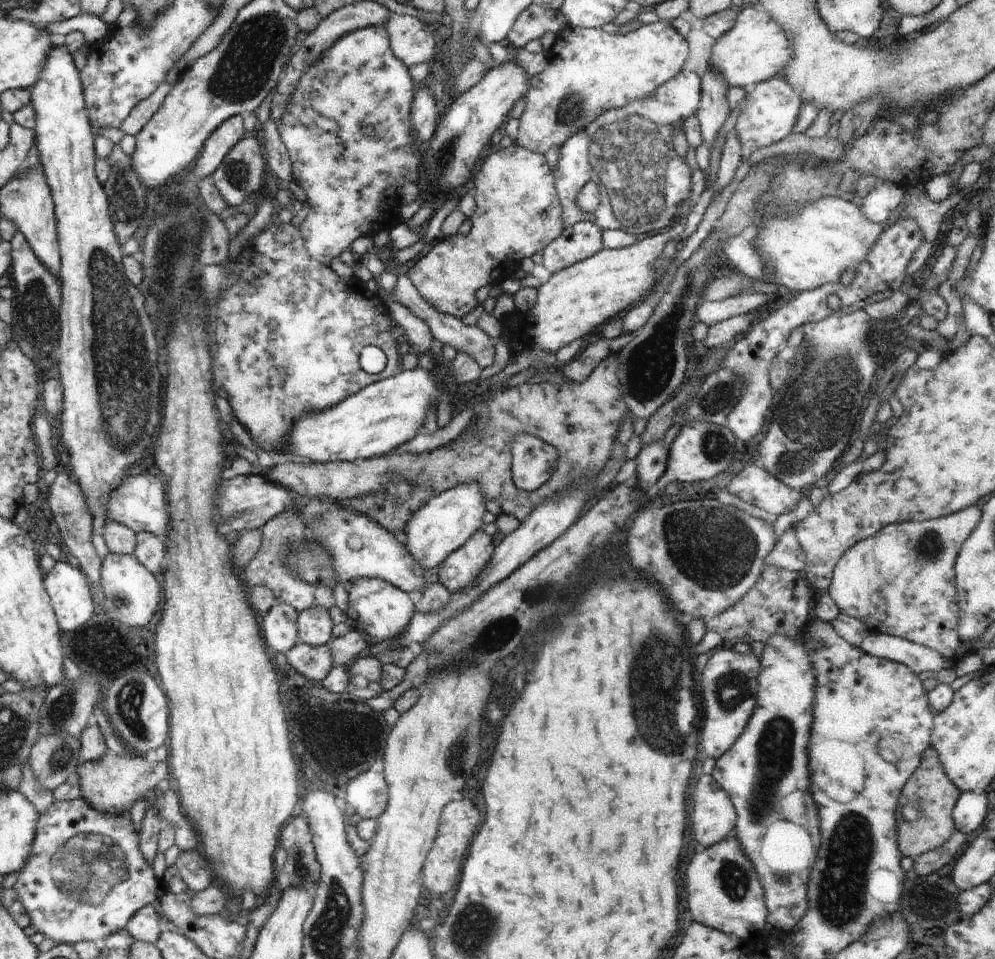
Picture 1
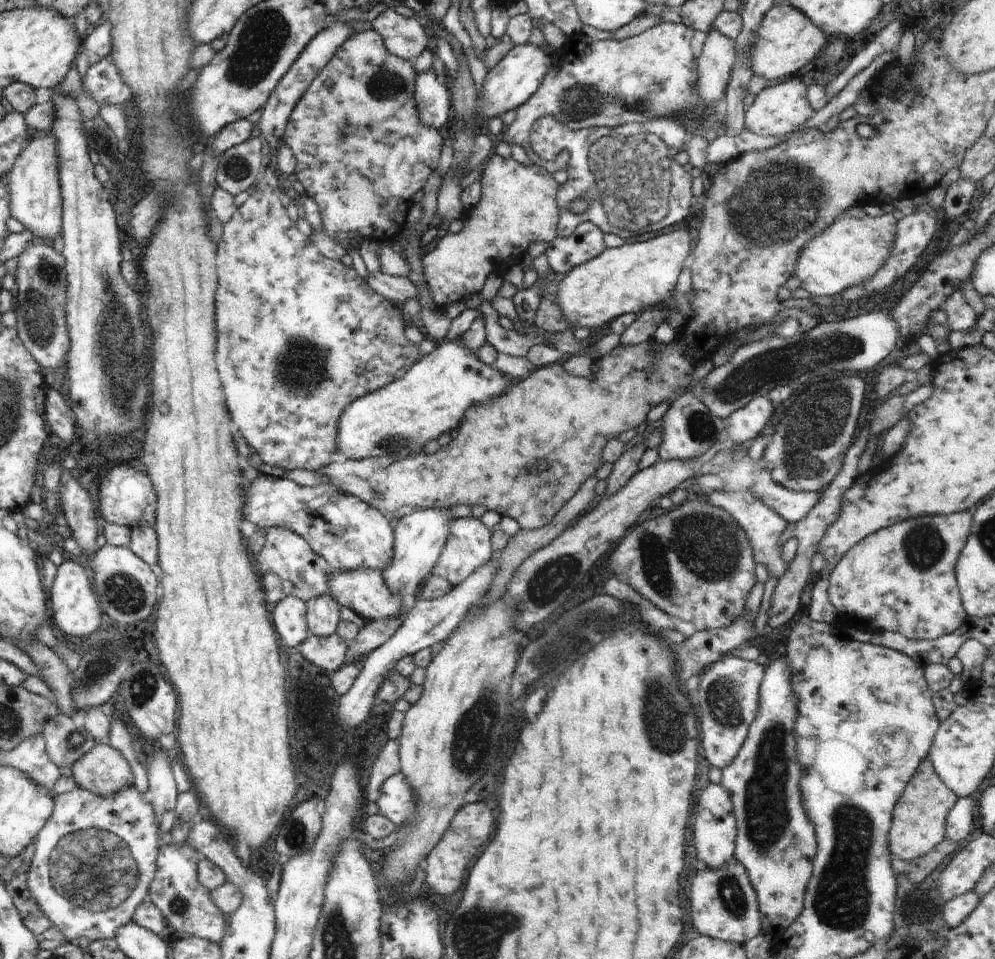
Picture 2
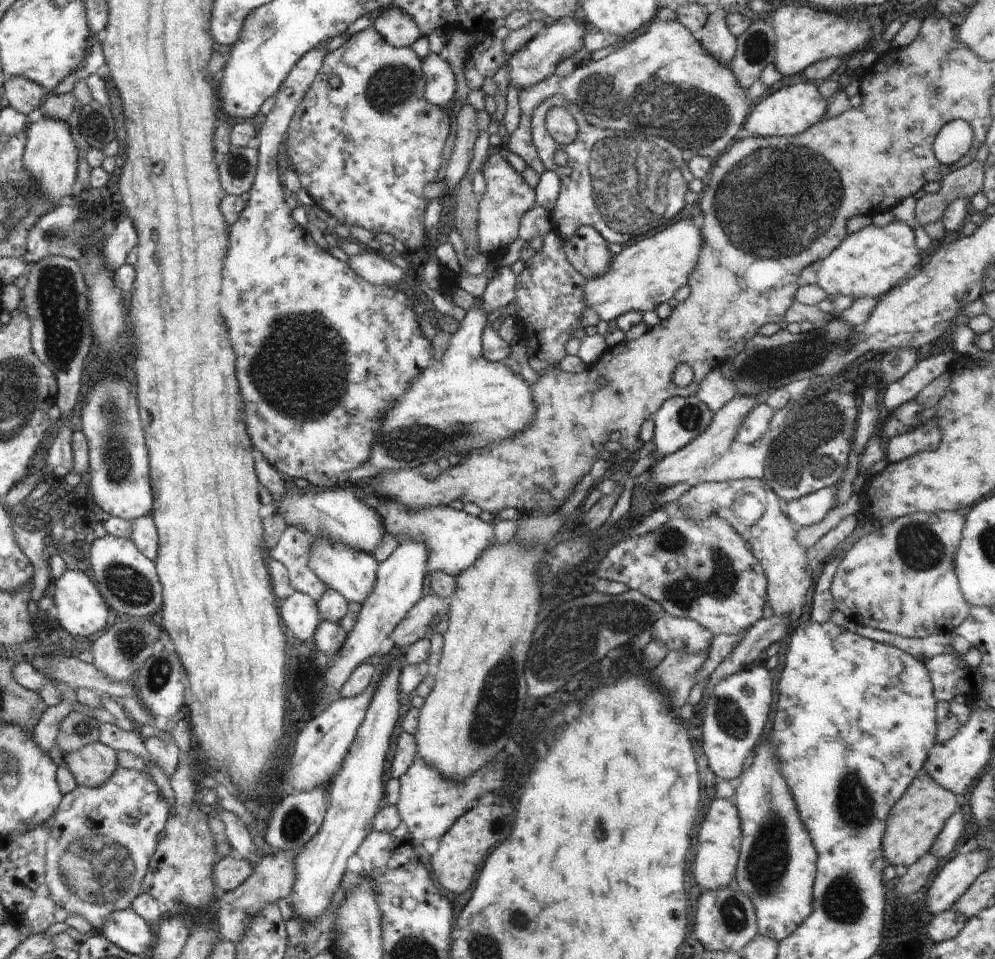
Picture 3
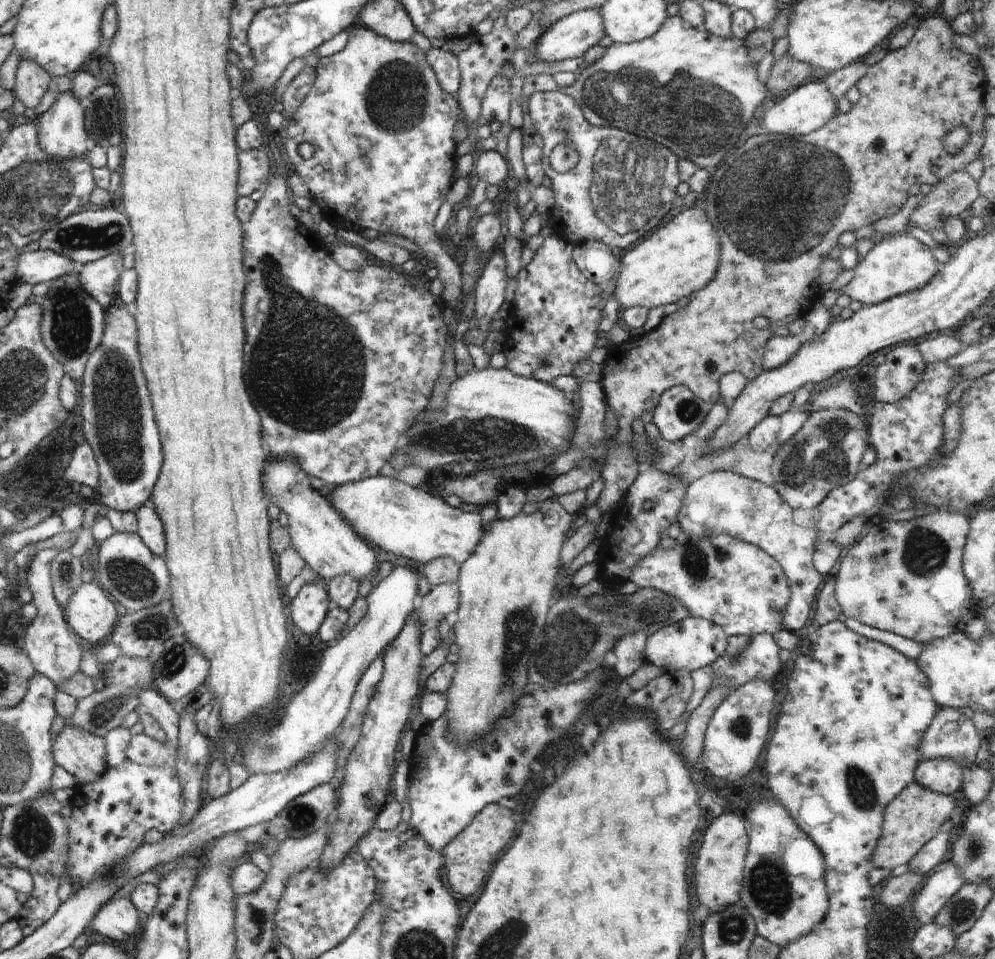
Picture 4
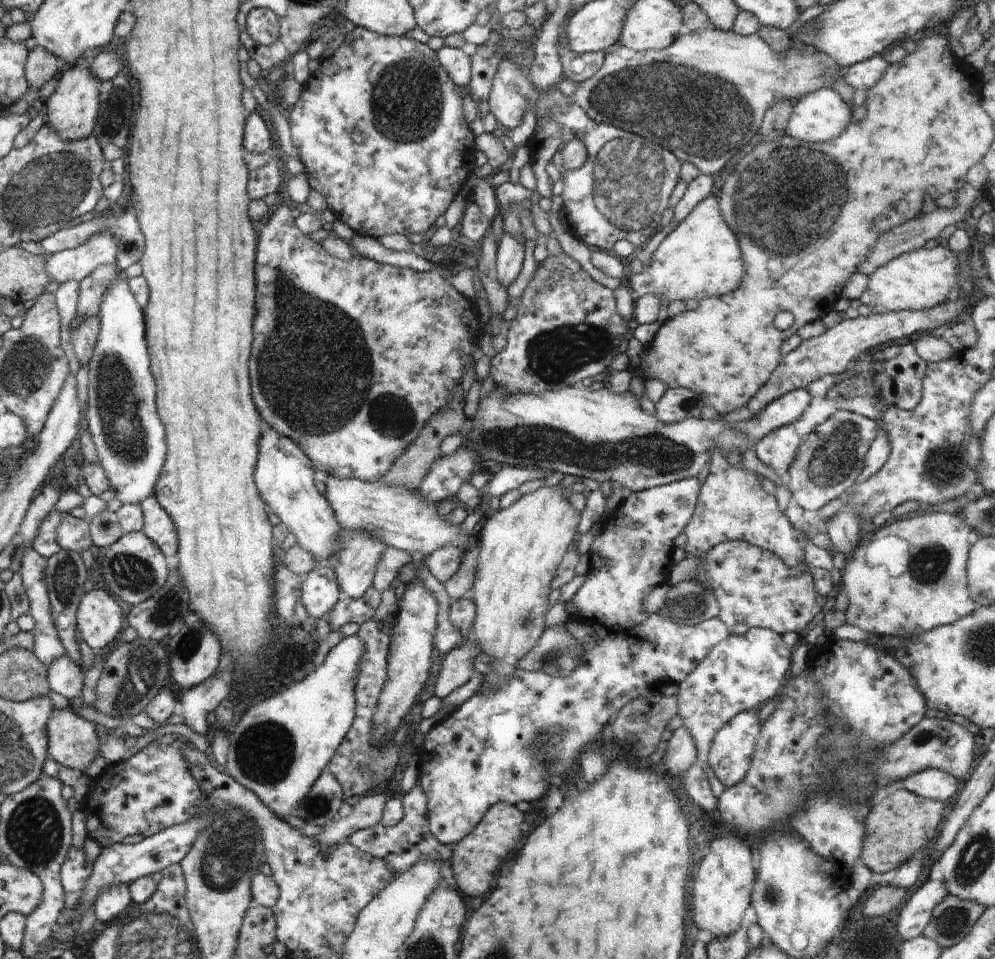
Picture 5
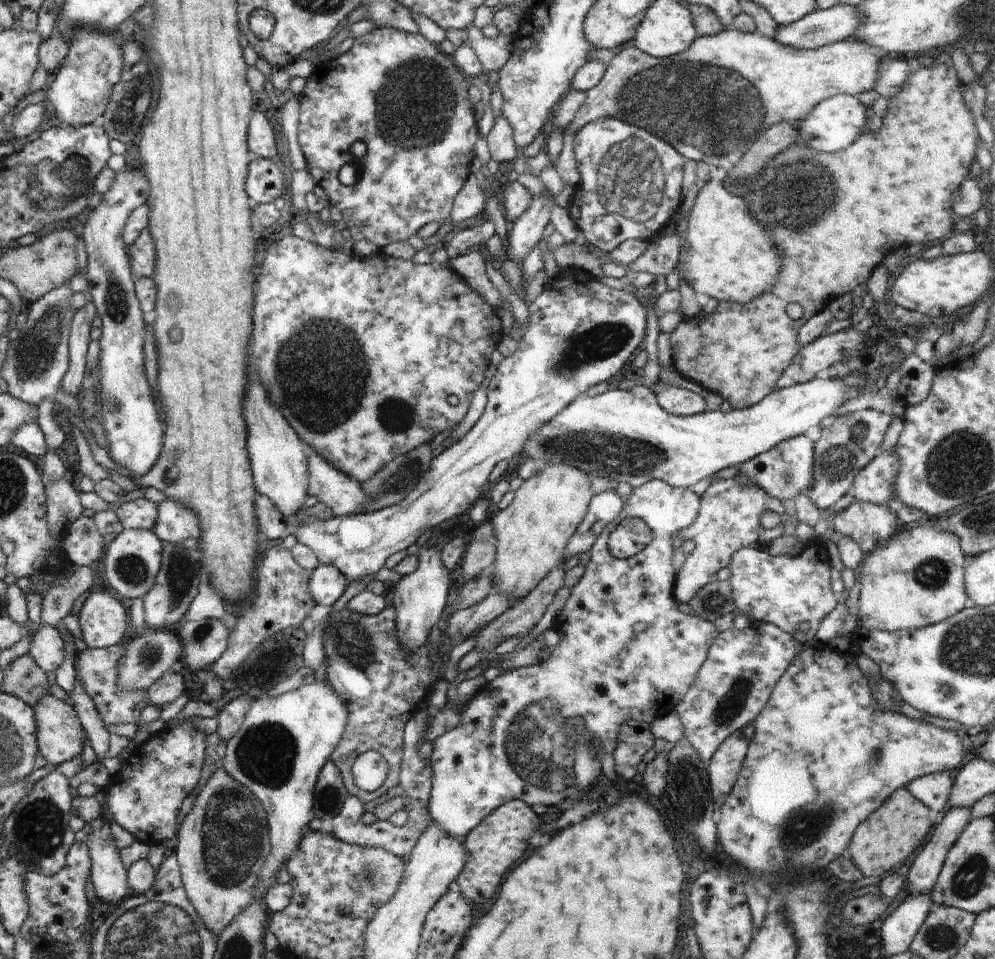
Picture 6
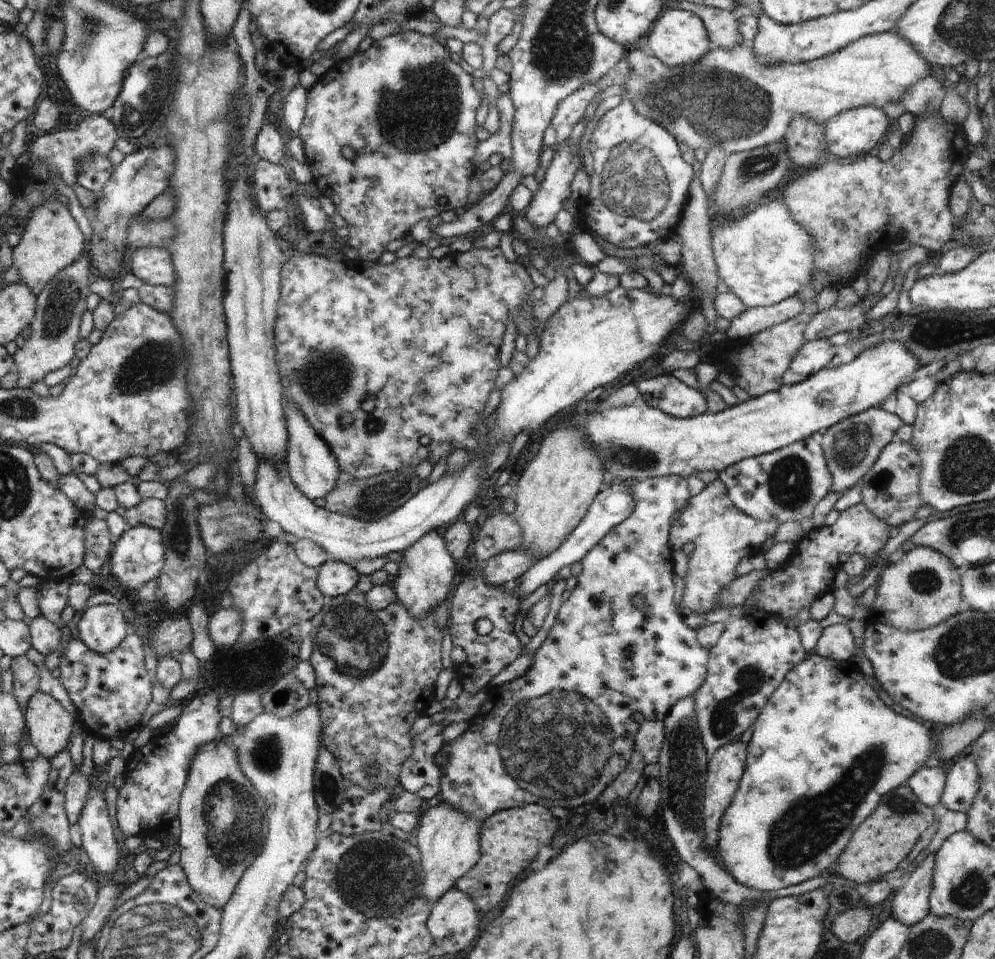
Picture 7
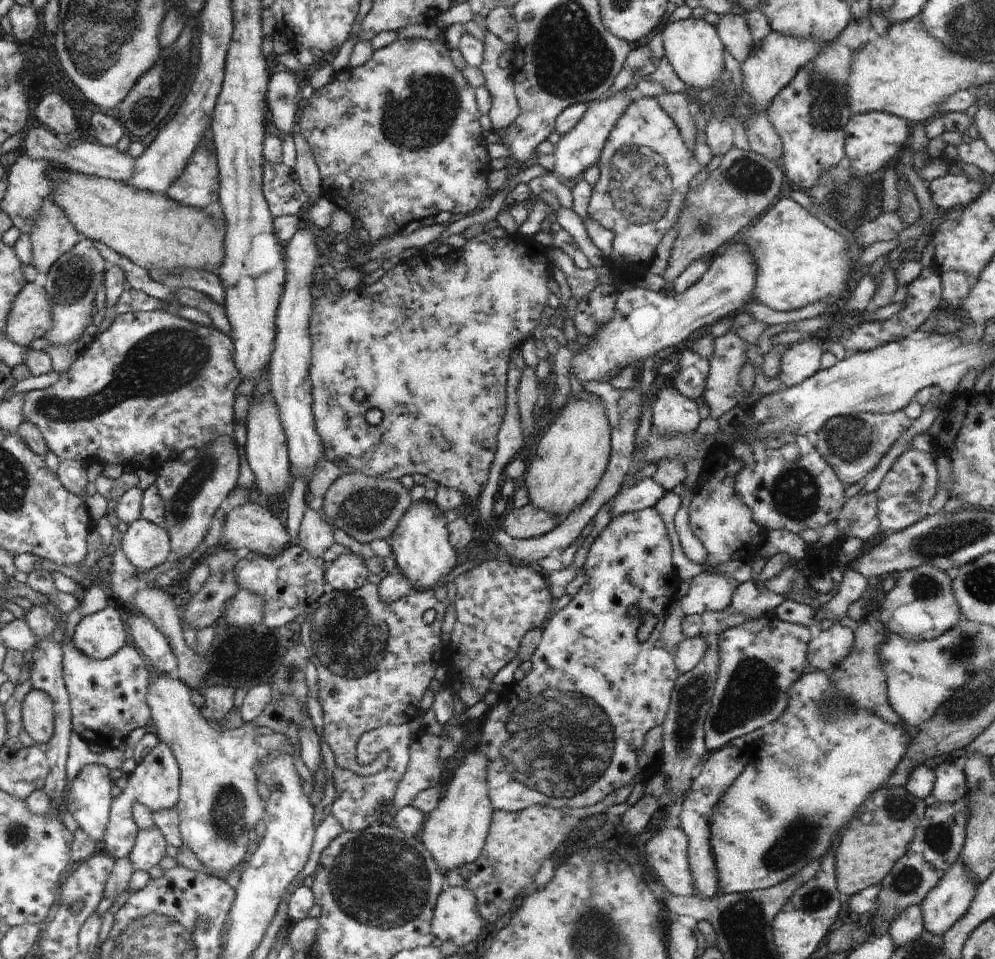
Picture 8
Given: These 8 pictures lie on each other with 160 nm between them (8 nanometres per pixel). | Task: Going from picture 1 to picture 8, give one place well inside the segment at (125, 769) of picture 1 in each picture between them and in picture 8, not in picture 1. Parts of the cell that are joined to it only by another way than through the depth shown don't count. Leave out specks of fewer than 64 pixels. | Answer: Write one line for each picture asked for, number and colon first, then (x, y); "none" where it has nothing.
2: (103, 770)
3: (92, 764)
4: (83, 754)
5: (72, 741)
6: (59, 733)
7: (49, 725)
8: (38, 717)

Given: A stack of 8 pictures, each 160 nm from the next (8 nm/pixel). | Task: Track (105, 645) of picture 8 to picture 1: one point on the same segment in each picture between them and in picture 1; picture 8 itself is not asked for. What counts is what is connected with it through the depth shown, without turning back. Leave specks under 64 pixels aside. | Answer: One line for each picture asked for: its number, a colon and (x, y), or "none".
1: (70, 592)
2: (75, 609)
3: (81, 610)
4: (91, 613)
5: (100, 619)
6: (103, 622)
7: (102, 628)

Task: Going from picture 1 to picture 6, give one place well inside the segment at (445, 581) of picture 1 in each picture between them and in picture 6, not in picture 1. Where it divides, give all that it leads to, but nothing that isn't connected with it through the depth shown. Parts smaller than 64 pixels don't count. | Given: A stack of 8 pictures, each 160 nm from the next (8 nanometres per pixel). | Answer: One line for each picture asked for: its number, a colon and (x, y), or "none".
2: (468, 547)
3: (455, 539)
4: (390, 515)
5: (400, 517)
6: (344, 495)

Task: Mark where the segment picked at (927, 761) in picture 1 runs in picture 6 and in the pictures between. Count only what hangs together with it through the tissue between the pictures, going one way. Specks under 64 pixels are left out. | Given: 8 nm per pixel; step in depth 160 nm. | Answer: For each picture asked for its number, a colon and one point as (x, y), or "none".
2: (919, 818)
3: (917, 817)
4: (912, 818)
5: (897, 828)
6: (890, 836)

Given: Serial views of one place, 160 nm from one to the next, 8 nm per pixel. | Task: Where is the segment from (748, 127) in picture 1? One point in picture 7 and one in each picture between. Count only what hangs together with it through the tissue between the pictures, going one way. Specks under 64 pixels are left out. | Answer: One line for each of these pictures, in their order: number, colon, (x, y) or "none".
2: (779, 110)
3: (791, 110)
4: (807, 107)
5: (821, 116)
6: (833, 124)
7: (854, 132)

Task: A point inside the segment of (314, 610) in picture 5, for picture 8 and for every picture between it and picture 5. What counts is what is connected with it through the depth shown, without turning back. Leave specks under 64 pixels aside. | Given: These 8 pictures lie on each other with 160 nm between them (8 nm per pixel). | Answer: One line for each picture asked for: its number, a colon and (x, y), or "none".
6: (326, 584)
7: (334, 578)
8: (347, 572)

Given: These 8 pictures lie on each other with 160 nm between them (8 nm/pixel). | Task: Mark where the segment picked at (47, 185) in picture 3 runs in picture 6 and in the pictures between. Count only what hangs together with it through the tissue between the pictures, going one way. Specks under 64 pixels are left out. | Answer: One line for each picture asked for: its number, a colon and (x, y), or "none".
4: (62, 133)
5: (72, 109)
6: (79, 90)

